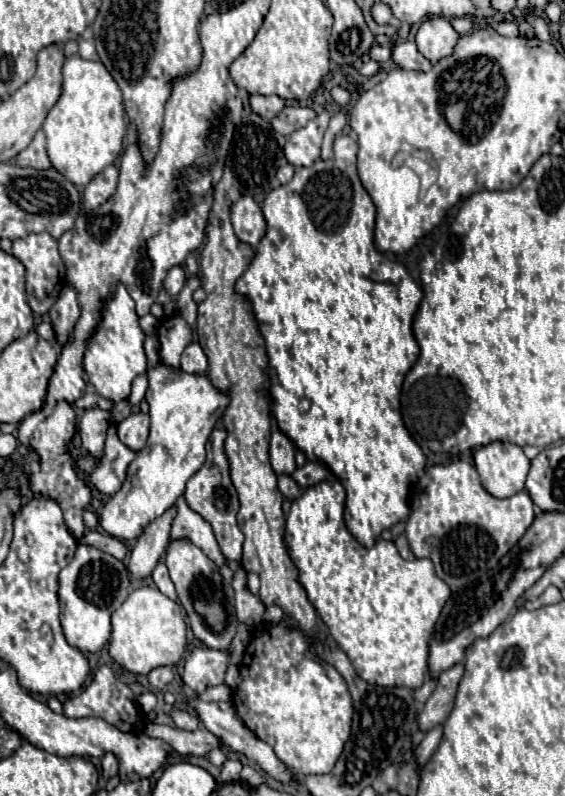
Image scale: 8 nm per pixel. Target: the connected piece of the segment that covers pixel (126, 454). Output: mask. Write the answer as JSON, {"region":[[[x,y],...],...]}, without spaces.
{"region":[[[109,426],[107,440],[105,440],[105,452],[101,460],[95,460],[91,456],[85,456],[77,462],[77,466],[91,476],[93,486],[103,494],[115,494],[119,492],[119,486],[123,484],[123,478],[127,478],[127,466],[133,462],[135,452],[129,450],[119,438],[115,426]]]}

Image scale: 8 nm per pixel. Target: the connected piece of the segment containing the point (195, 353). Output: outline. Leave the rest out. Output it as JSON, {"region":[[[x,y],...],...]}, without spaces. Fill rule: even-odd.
{"region":[[[197,342],[187,346],[187,350],[183,352],[181,370],[189,372],[189,374],[205,374],[205,370],[207,370],[207,356],[205,356],[203,348]]]}

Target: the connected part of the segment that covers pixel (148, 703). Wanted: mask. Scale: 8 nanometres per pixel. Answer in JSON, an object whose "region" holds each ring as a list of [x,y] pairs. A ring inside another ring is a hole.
{"region":[[[145,693],[137,698],[137,703],[139,703],[140,709],[147,714],[155,709],[157,698],[153,693]]]}

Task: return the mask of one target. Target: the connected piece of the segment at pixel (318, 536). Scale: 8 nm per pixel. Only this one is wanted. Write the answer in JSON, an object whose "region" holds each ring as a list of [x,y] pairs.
{"region":[[[327,478],[315,486],[305,488],[293,502],[285,518],[285,546],[299,572],[297,580],[305,588],[309,602],[315,606],[321,622],[327,626],[329,636],[339,644],[339,648],[349,656],[357,674],[379,686],[407,686],[419,688],[427,670],[429,658],[429,638],[433,634],[435,622],[447,602],[451,590],[435,574],[433,562],[423,560],[403,560],[393,542],[377,540],[373,548],[361,546],[345,526],[345,490],[335,478]]]}

